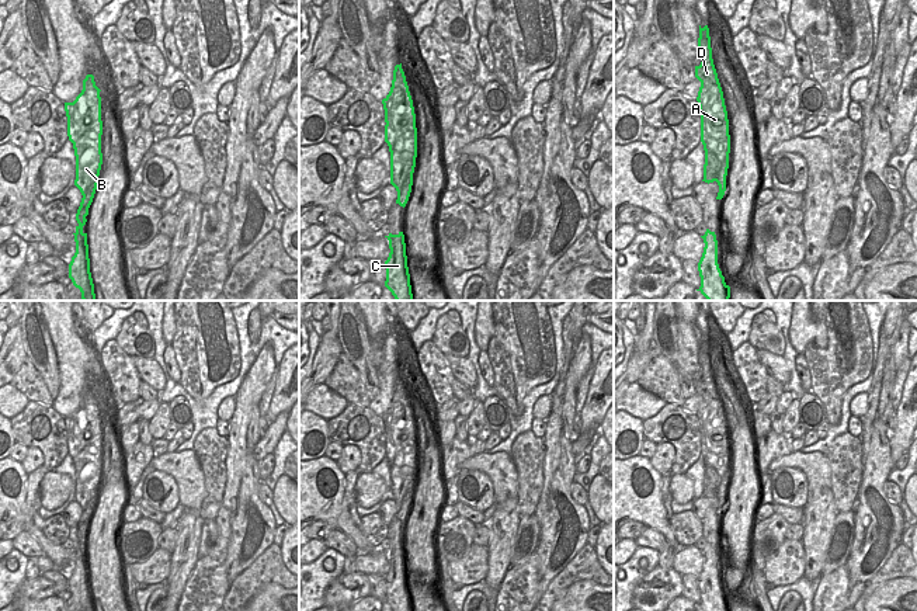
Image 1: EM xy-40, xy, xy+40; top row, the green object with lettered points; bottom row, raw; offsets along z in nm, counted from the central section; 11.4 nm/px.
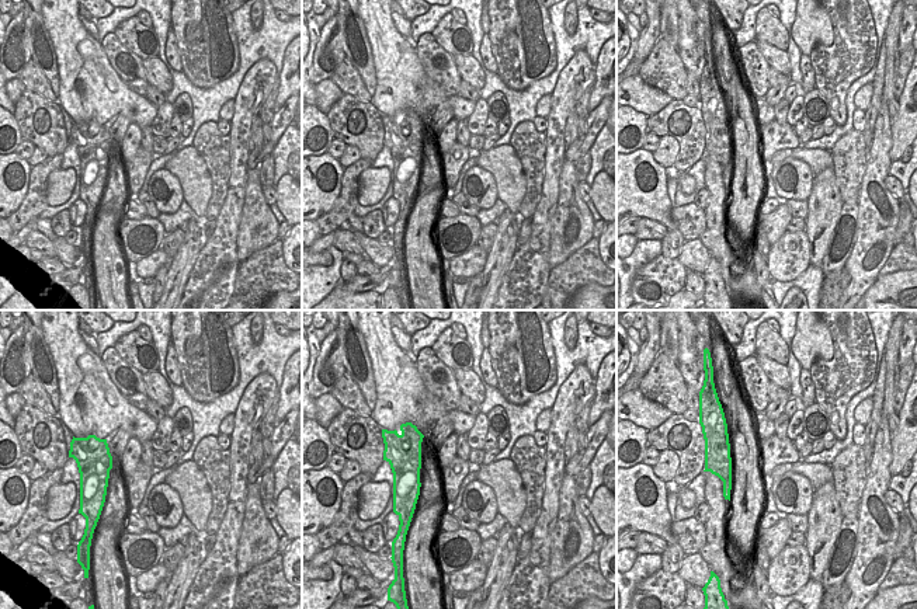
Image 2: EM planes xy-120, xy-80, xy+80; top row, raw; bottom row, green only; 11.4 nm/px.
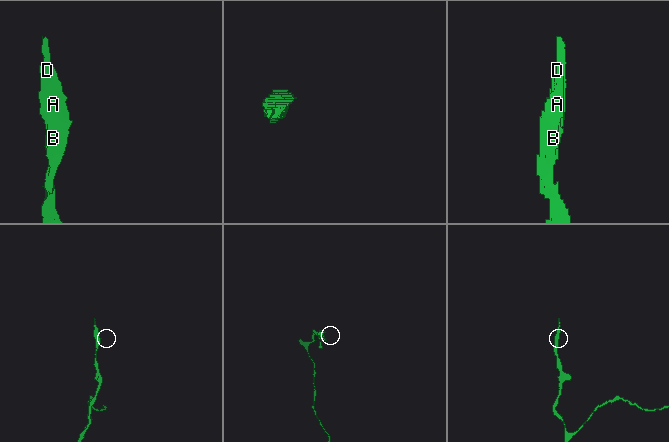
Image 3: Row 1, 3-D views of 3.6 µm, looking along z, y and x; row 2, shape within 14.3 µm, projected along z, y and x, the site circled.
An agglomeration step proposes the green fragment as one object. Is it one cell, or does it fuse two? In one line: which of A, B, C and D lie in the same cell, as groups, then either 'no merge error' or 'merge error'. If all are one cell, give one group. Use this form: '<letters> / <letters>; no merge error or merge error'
A B C D; no merge error

